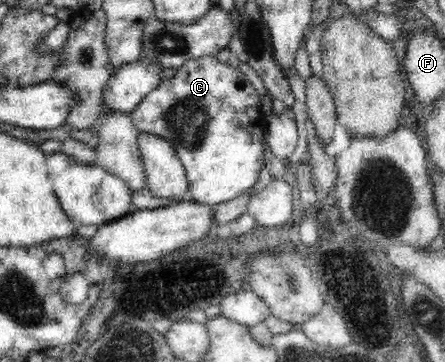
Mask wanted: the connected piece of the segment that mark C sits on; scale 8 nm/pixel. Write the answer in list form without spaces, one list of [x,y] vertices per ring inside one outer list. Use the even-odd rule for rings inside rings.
[[[208,55],[186,60],[180,68],[177,68],[174,76],[169,79],[164,78],[154,90],[146,93],[142,102],[139,102],[129,115],[134,126],[141,133],[155,133],[158,136],[165,137],[167,141],[173,144],[174,150],[182,161],[188,177],[189,191],[192,193],[191,200],[200,204],[208,204],[212,207],[213,205],[230,202],[230,200],[234,200],[236,197],[243,196],[244,192],[247,192],[252,186],[258,184],[258,176],[264,166],[264,142],[262,138],[265,137],[265,118],[262,116],[260,104],[258,92],[244,73],[240,72],[238,67],[232,67],[229,64],[220,62],[215,58],[215,55]]]

